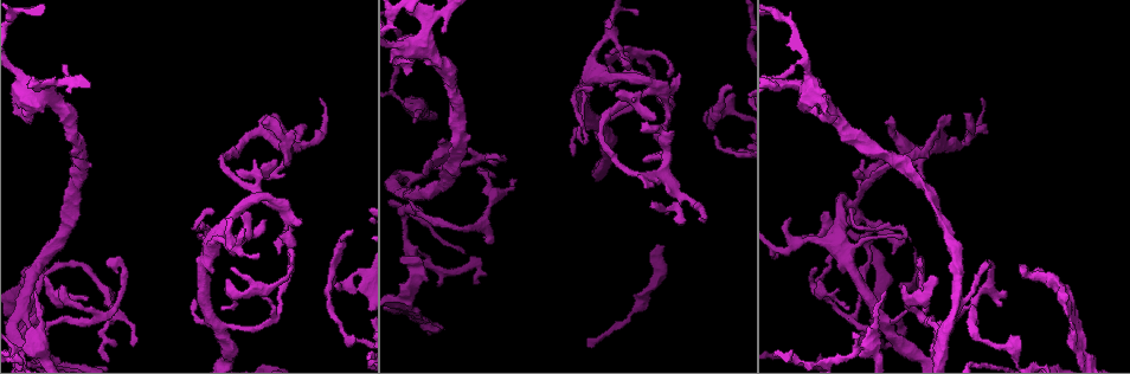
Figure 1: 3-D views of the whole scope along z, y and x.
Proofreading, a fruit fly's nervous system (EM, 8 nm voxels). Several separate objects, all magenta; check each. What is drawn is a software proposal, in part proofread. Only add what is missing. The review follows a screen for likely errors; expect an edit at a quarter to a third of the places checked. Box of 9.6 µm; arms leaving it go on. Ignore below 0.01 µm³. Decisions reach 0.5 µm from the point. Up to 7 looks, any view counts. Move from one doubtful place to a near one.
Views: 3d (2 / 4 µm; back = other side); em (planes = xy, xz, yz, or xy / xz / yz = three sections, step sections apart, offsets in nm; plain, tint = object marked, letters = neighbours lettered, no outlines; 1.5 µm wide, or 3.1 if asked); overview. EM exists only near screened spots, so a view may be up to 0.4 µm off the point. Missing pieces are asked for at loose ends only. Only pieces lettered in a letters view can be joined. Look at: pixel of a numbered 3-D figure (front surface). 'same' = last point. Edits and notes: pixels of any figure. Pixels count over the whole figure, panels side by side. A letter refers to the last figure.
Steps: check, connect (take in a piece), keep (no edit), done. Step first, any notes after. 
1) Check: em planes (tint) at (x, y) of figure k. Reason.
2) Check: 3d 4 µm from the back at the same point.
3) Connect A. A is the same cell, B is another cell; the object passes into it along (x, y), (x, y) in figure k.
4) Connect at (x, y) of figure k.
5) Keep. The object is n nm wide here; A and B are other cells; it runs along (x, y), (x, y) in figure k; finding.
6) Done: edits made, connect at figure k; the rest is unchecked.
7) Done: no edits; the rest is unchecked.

Check: 3d 4 µm at (262, 124) of figure 1. An open end.

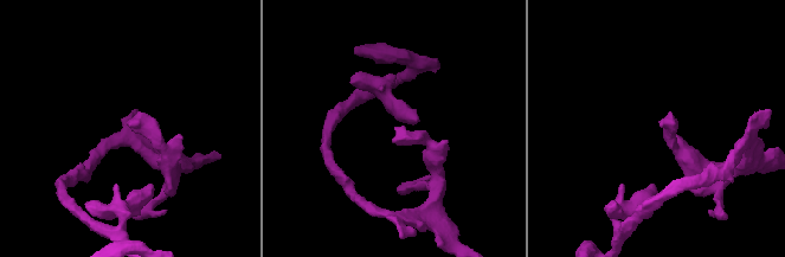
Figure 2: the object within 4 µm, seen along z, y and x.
Check: em planes (letters) at (396, 130) of figure 2. Need the tissue.

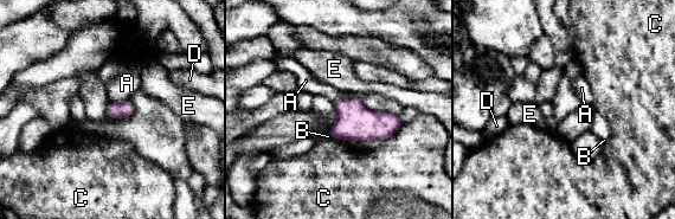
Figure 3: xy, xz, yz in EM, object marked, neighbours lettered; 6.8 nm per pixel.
Keep. A, B, C, D and E are other cells; a border runs along (129, 98), (110, 103) in figure 3; none of them fits.

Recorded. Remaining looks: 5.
Check: em planes (letters) at (194, 302) of figure 1. Tapers out.

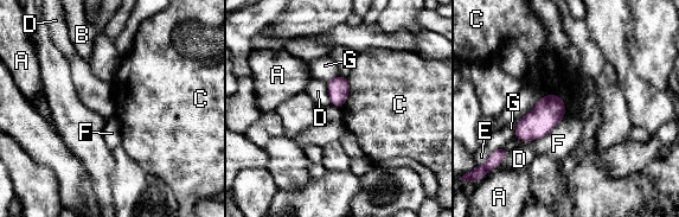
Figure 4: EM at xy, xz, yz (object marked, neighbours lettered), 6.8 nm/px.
Keep. A, B, C, D, E, F and G are other cells; a border runs along (347, 78), (348, 95), (341, 107) in figure 4; none of them fits.

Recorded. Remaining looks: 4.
Check: 3d 2 µm at (849, 233) of figure 1. Branch stops here.

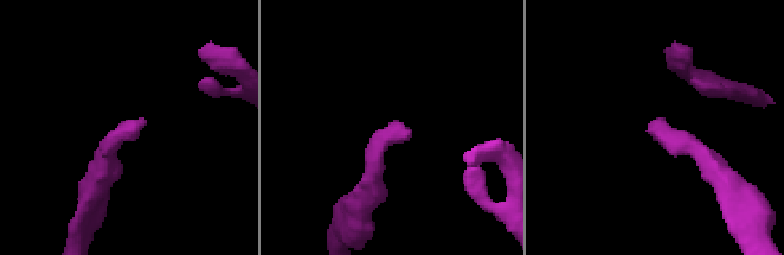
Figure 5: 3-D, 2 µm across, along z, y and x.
Check: em planes (plain) at (655, 124) of figure 5. Now the EM.

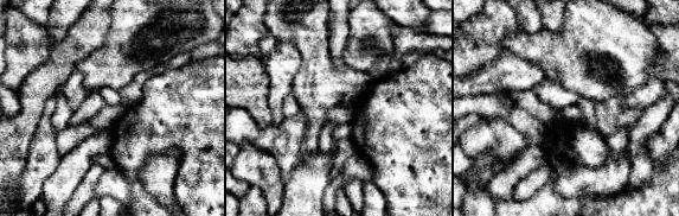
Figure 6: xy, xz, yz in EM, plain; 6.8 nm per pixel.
Check: em planes (letters) at the same point. What lies round it.

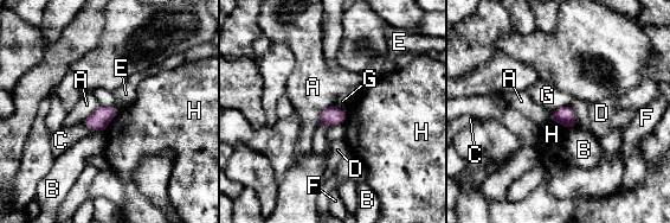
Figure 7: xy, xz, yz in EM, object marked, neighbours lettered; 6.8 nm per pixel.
Keep. A, B, C, D, E, F, G and H are other cells; none of them fits.

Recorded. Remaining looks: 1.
Done: no edits; the rest is unchecked.

